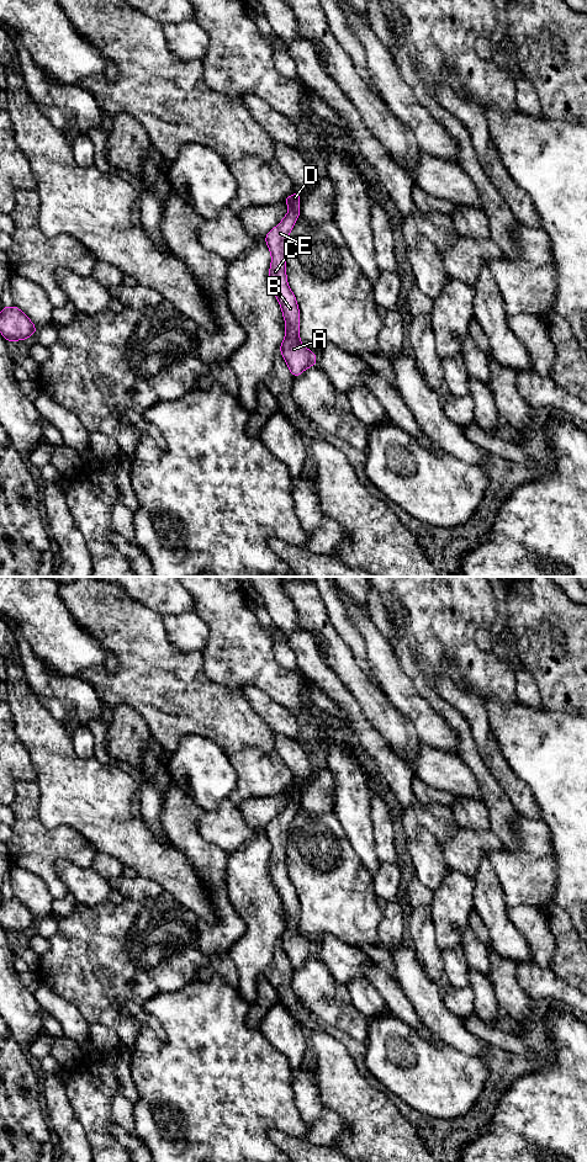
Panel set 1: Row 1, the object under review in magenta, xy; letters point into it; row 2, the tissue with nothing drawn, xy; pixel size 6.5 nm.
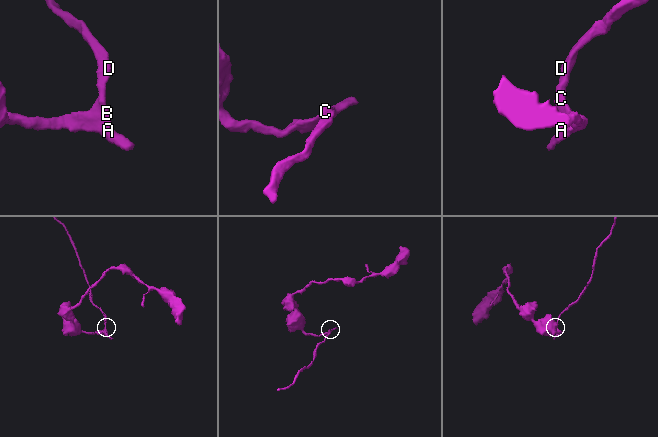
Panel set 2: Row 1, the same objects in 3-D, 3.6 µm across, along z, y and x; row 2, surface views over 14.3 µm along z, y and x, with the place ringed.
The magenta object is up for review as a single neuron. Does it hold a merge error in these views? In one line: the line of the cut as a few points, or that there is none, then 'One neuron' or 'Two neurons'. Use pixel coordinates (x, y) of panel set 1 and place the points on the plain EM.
No split. One neuron

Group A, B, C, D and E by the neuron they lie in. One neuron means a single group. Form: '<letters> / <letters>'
A B C D E

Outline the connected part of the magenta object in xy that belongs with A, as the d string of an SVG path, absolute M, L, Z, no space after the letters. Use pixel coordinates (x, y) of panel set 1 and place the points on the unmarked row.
M300 784L286 789L290 801L284 811L265 827L266 837L271 844L269 872L277 890L285 911L285 930L280 943L294 969L300 967L310 957L316 957L317 949L300 933L300 902L296 888L287 876L286 848L289 843L289 826L300 807Z

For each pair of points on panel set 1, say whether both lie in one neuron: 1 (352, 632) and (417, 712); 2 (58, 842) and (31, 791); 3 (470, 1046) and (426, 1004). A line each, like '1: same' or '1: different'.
1: different
2: same
3: same

